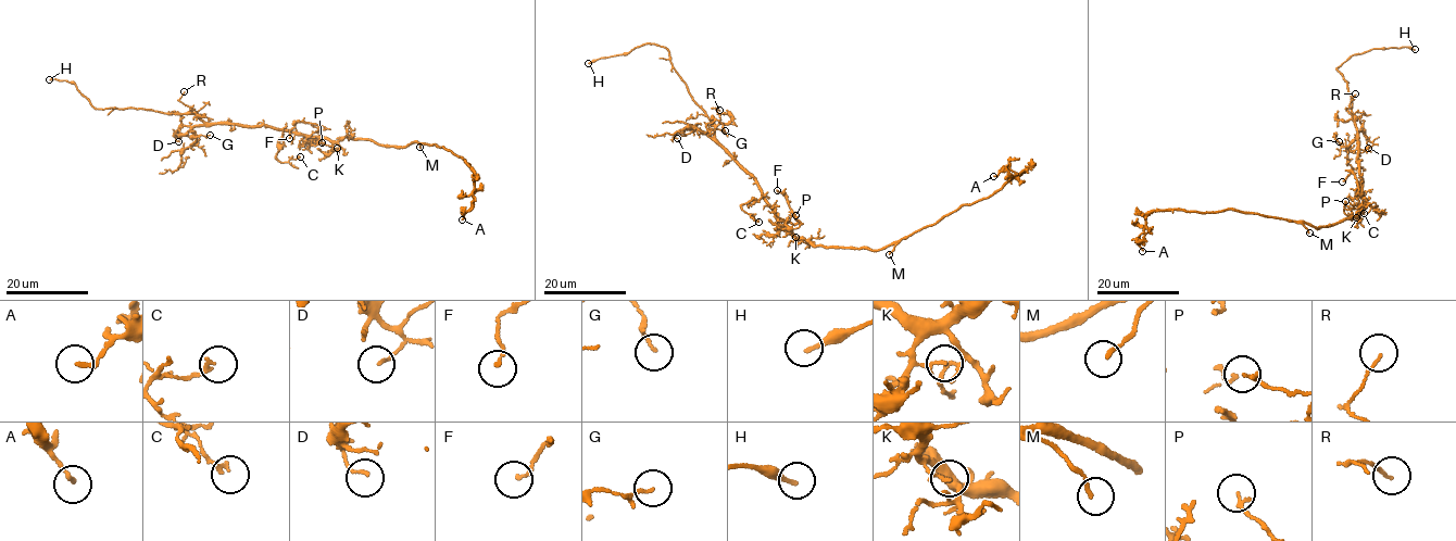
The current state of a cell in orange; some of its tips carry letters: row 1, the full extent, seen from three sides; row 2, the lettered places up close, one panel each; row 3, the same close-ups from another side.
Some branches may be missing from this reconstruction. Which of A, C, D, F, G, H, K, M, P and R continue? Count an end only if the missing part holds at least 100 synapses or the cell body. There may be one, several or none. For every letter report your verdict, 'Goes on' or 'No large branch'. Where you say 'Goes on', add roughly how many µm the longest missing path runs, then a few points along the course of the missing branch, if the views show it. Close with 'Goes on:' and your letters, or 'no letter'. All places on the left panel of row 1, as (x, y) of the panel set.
A: No large branch
C: No large branch
D: No large branch
F: No large branch
G: No large branch
H: Goes on. Missing length about 6 µm
K: No large branch
M: No large branch
P: No large branch
R: No large branch
Goes on: H

